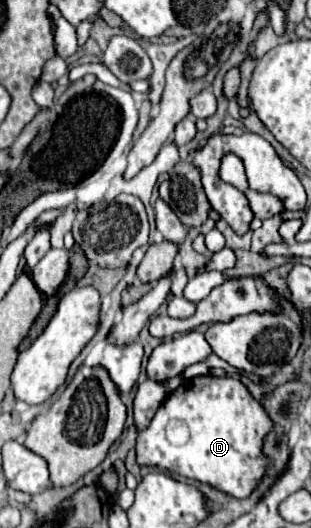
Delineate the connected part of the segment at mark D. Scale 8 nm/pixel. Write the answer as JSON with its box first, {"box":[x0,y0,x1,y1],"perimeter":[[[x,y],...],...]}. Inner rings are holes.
{"box":[136,377,272,497],"perimeter":[[[194,377],[184,379],[182,385],[160,405],[148,429],[138,435],[136,459],[140,465],[154,465],[208,485],[214,485],[234,497],[248,497],[260,483],[266,471],[266,457],[262,455],[262,439],[272,429],[272,421],[262,405],[248,393],[248,389],[232,377]]]}

